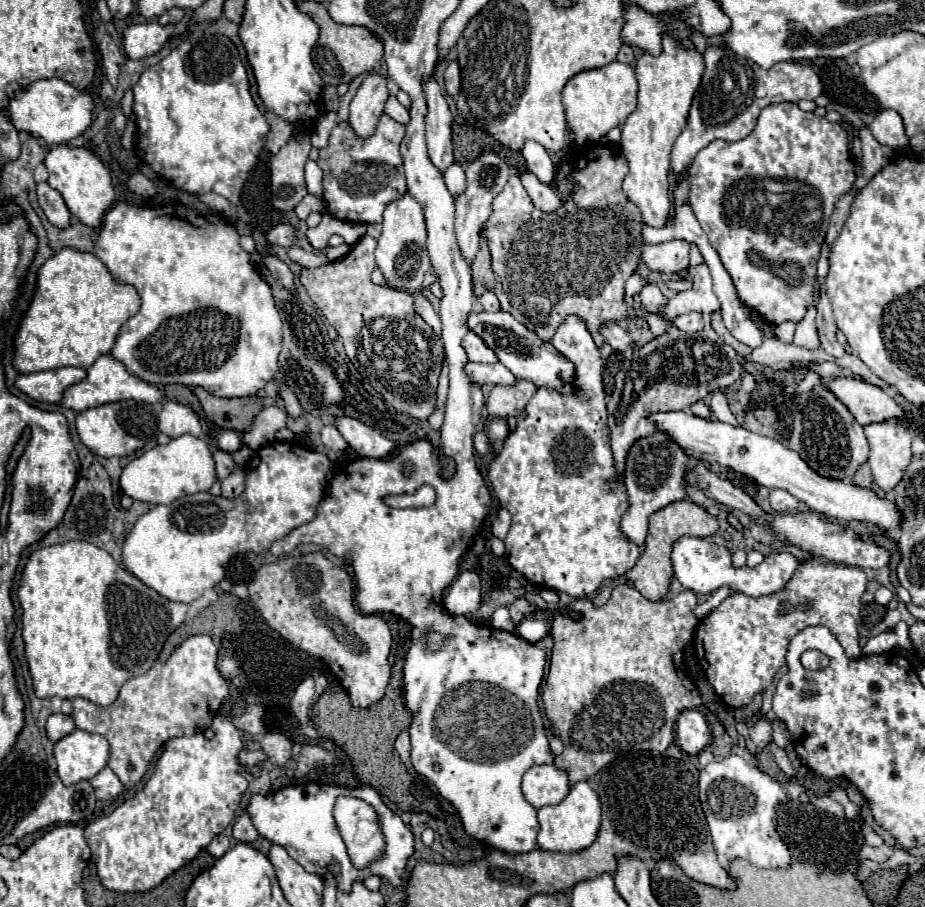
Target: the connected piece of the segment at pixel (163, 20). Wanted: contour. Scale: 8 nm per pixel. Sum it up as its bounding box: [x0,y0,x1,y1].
[158,8,184,24]

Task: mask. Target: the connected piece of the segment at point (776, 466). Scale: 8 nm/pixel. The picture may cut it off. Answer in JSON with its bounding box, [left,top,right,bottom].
[650,412,900,530]

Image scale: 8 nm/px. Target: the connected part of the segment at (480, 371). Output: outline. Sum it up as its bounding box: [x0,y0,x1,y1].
[464,362,514,386]

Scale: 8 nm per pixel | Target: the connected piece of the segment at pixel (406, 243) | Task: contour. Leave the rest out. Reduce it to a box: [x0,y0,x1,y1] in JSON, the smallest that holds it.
[376,192,430,290]

